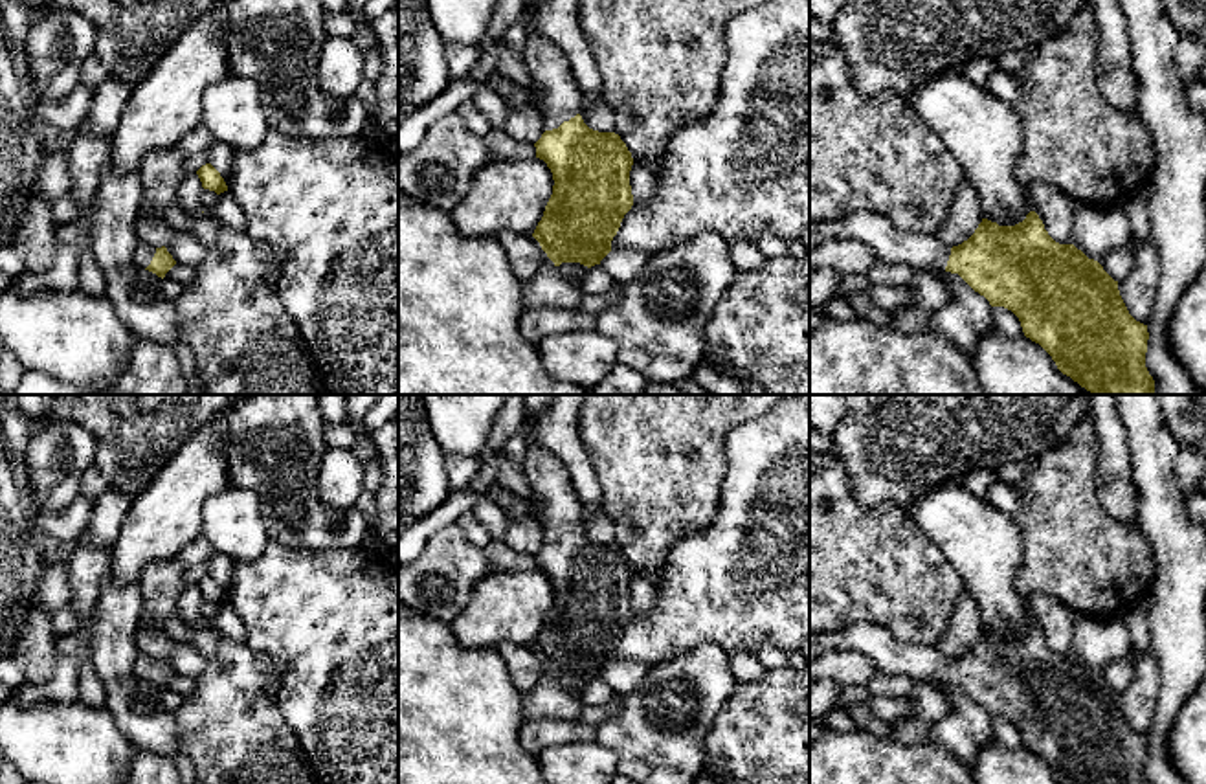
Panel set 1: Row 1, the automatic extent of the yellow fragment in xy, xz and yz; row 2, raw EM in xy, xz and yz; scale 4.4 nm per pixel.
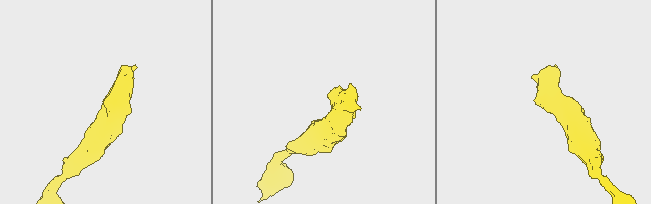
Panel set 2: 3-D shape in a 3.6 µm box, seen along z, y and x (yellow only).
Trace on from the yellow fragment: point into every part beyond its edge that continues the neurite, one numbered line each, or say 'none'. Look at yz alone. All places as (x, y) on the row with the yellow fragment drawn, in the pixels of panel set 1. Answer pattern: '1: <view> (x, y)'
1: yz (889, 243)

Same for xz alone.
1: xz (558, 98)

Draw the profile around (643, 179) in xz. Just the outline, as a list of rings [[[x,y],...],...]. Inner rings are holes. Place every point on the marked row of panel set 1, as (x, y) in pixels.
[[[633,162],[630,171],[630,185],[633,195],[633,204],[642,204],[653,196],[657,187],[657,169]]]

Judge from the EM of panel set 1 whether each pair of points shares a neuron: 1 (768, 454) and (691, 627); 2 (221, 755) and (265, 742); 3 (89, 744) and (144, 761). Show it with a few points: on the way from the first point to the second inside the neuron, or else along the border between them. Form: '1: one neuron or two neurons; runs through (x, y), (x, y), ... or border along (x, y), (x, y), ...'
1: one neuron; runs through (749, 496), (735, 526), (735, 559), (716, 584)
2: one neuron; runs through (232, 755), (254, 753)
3: two neurons; border along (136, 750), (131, 764)

